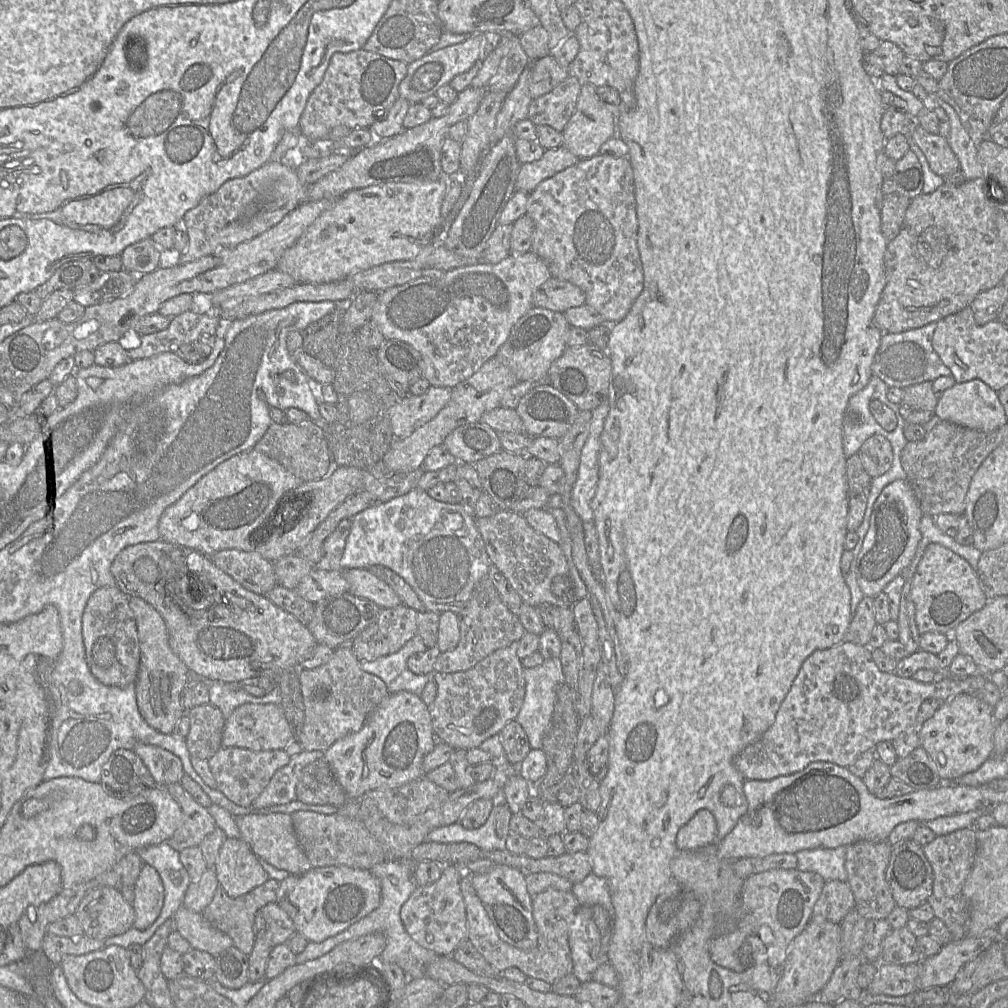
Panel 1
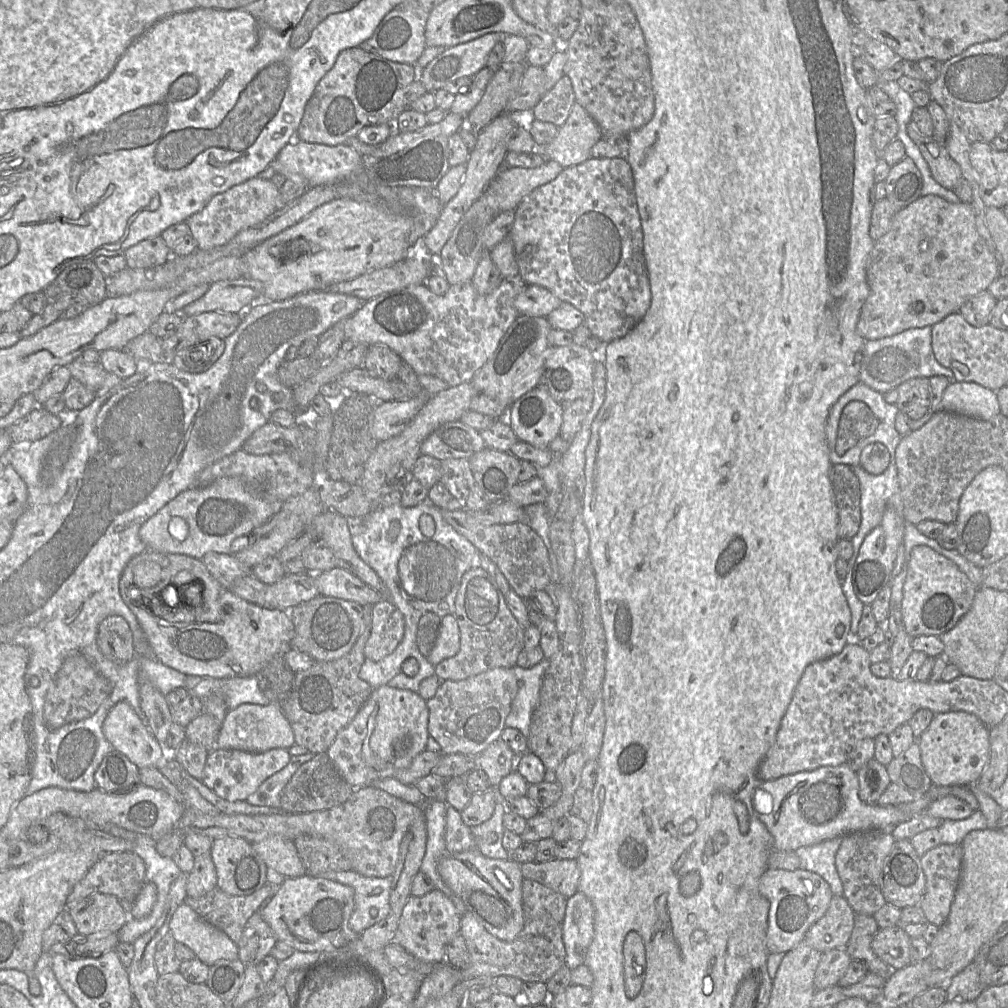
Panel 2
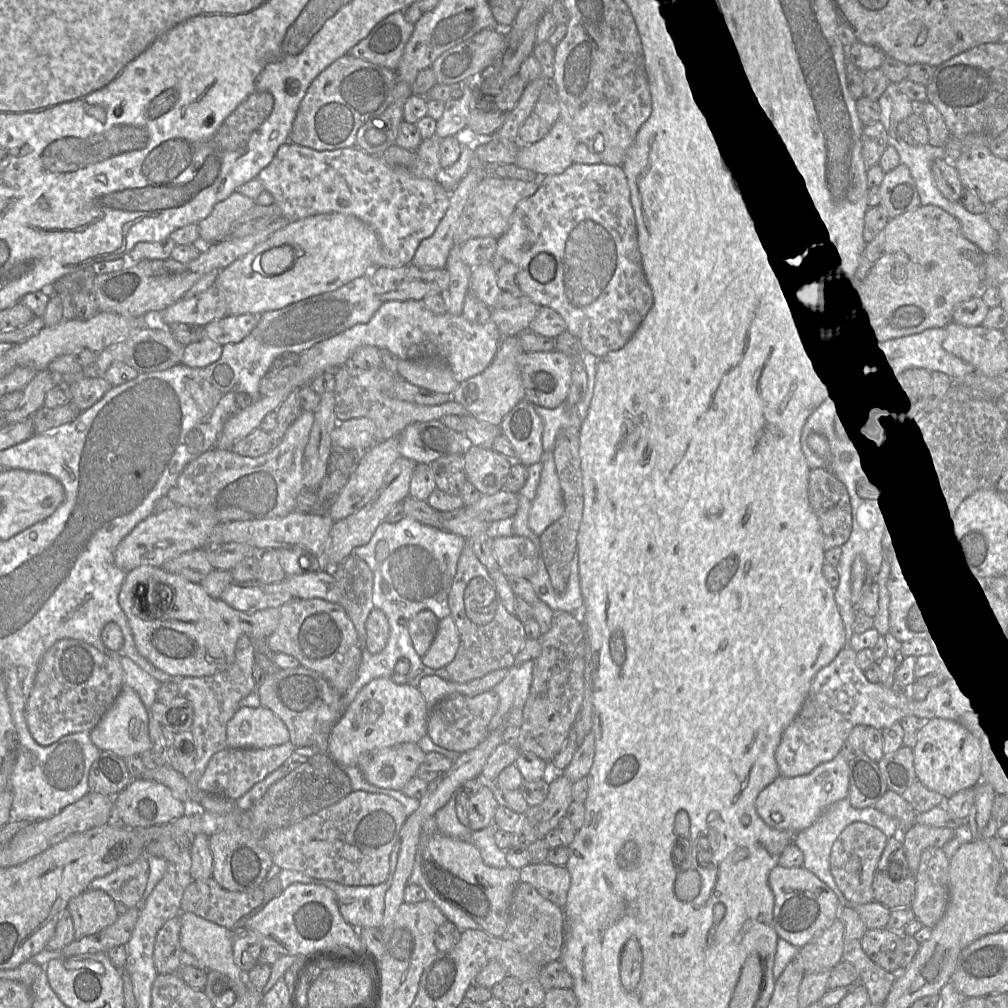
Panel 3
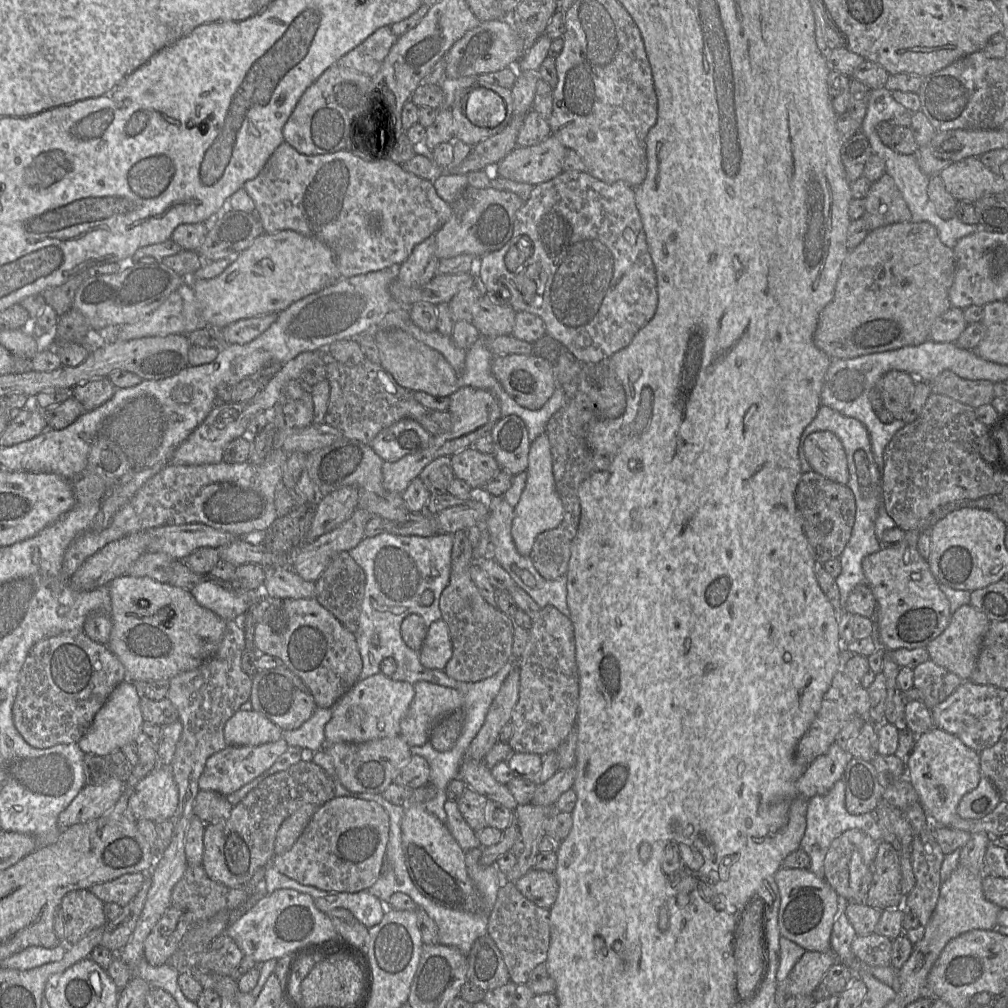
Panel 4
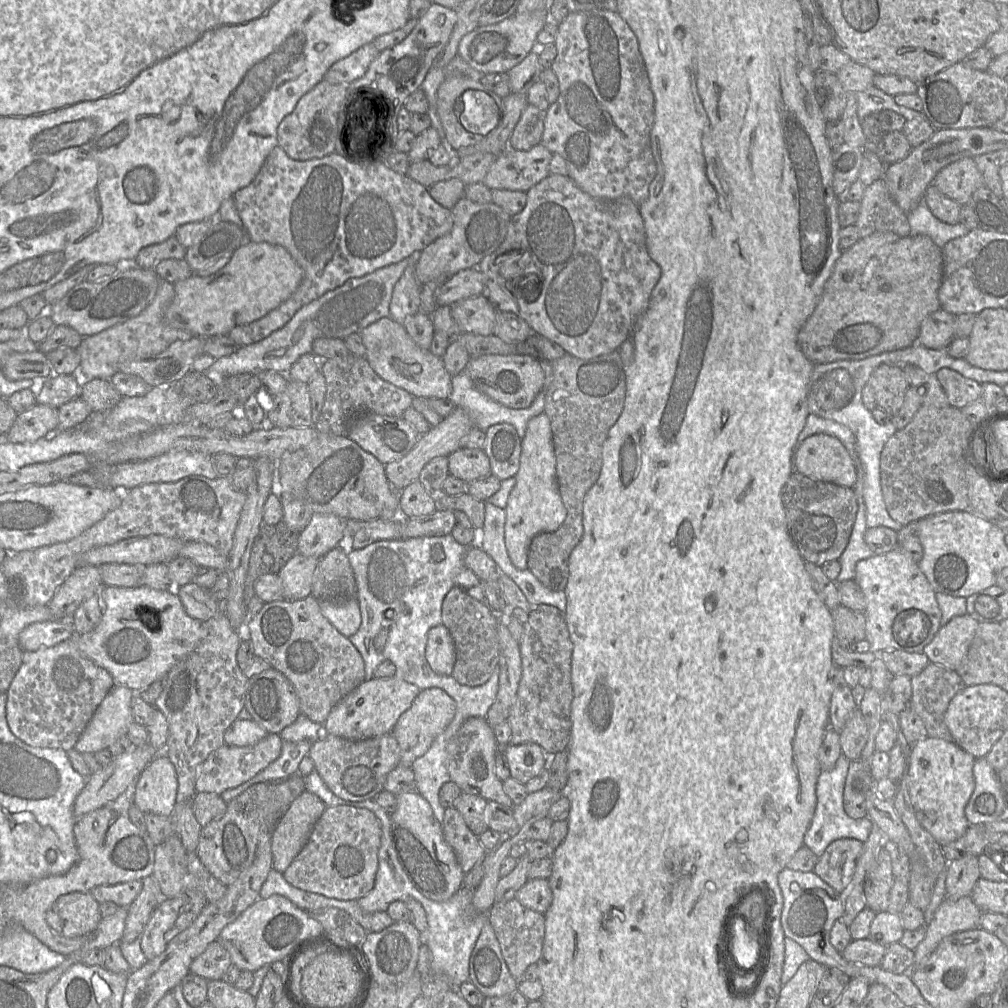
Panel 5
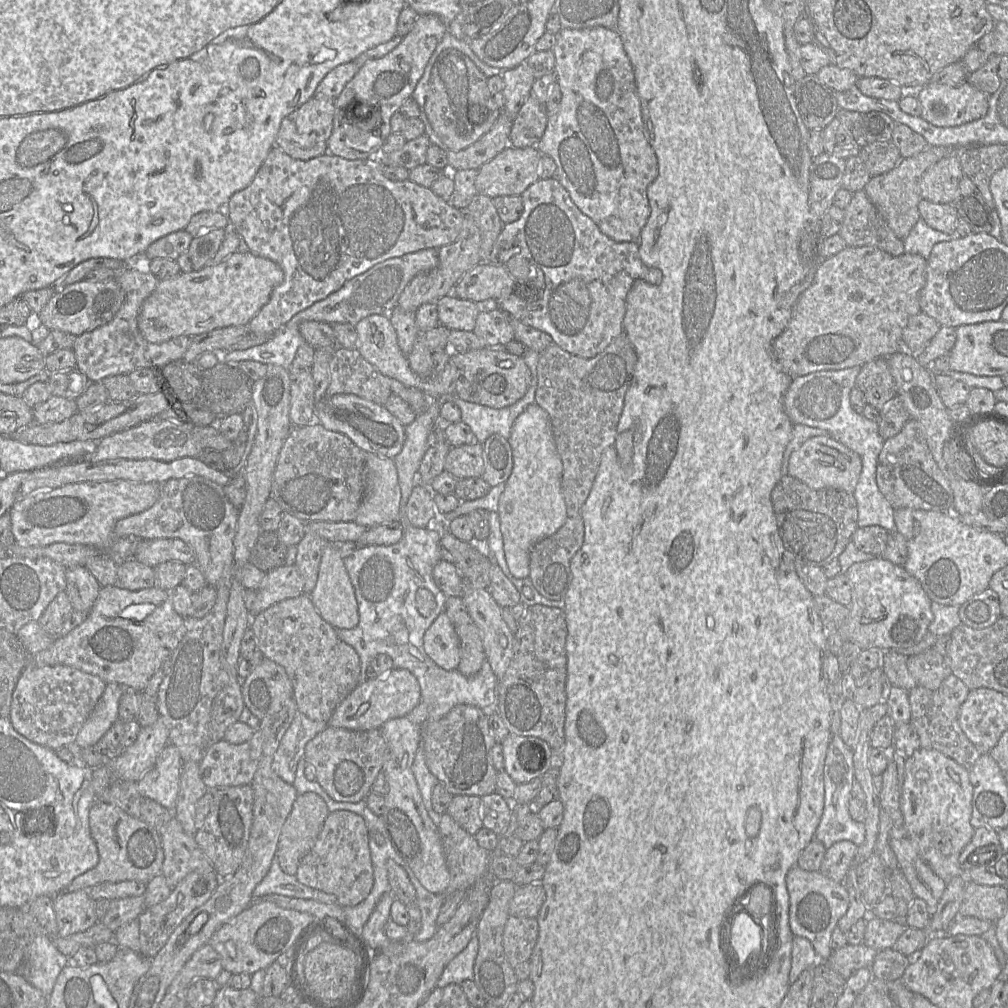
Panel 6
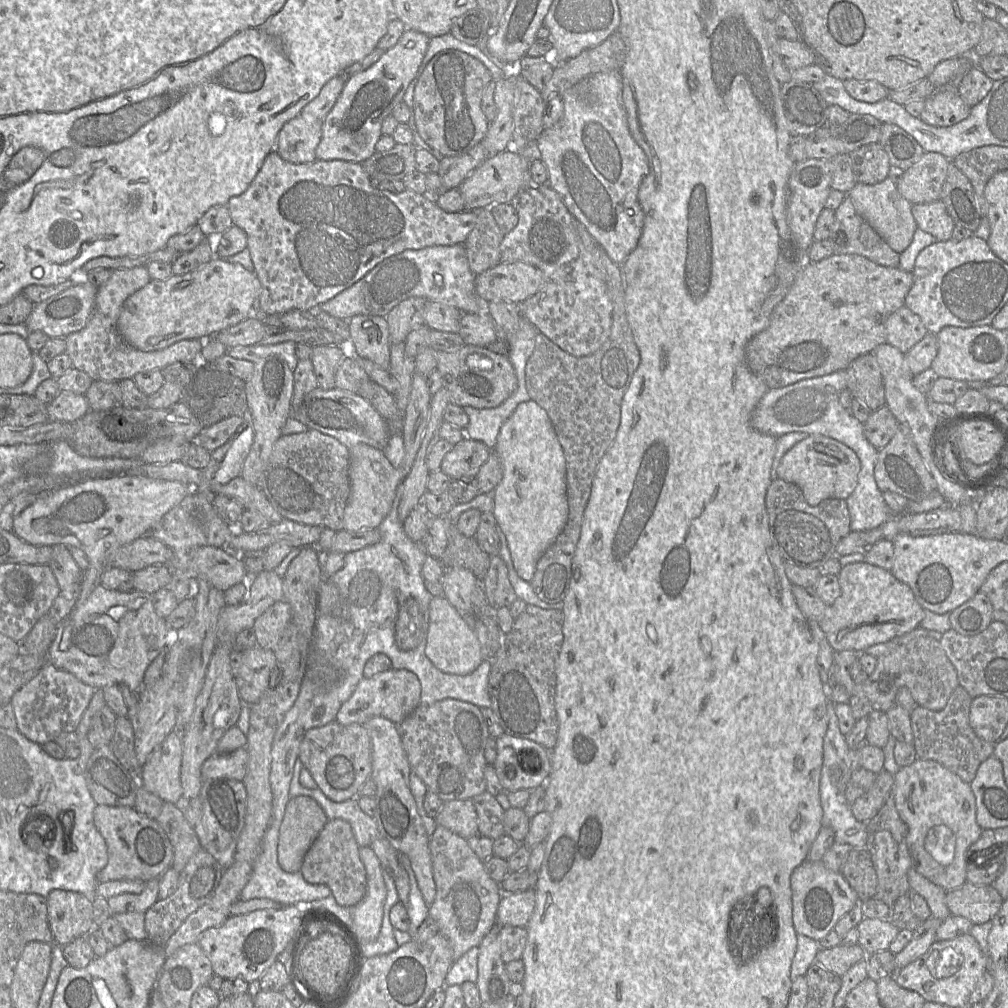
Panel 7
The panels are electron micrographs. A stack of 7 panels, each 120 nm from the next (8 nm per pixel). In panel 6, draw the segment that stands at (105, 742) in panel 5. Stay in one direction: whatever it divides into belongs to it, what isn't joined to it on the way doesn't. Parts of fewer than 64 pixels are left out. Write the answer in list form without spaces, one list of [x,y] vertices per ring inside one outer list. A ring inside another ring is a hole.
[[[108,683],[95,708],[76,737],[81,747],[95,746],[108,729],[119,719],[119,701],[125,688],[117,683]]]

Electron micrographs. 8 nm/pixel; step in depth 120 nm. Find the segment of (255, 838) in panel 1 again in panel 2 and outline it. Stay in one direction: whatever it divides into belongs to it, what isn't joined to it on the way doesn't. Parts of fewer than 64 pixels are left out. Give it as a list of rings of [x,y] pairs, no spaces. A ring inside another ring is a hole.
[[[270,836],[251,844],[267,867],[273,868],[285,877],[298,877],[306,874],[307,871],[293,840]]]

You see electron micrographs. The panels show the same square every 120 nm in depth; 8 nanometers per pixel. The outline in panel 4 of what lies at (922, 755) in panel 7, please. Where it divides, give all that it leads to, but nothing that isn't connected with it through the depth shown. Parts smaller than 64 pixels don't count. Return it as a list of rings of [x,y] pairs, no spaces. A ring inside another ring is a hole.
[[[931,659],[916,666],[913,672],[913,686],[919,690],[920,700],[929,710],[945,701],[963,682],[956,674]]]

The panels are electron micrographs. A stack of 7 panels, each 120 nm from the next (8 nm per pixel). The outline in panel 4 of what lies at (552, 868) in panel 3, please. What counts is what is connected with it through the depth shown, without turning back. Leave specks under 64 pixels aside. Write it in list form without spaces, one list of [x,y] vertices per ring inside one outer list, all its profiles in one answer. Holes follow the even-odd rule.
[[[529,870],[515,882],[520,893],[541,908],[550,910],[558,894],[558,882],[554,872]]]

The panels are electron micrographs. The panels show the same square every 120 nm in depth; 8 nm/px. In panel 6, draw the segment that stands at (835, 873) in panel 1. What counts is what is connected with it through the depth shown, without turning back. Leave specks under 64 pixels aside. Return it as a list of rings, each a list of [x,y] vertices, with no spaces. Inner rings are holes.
[[[840,734],[831,735],[824,763],[824,807],[814,839],[820,841],[826,849],[834,843],[848,840],[858,847],[865,840],[864,822],[854,821],[849,814],[849,800],[852,797],[851,789],[855,781],[853,749],[850,749],[842,740]]]

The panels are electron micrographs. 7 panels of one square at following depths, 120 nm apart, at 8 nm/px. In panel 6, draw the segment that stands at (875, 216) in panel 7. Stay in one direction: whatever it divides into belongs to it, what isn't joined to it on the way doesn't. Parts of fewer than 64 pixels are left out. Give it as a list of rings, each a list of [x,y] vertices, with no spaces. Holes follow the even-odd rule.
[[[927,145],[918,154],[902,158],[893,169],[871,177],[866,183],[863,190],[867,197],[899,239],[904,240],[920,218],[918,210],[918,204],[921,199],[919,180],[922,174],[938,160],[959,151],[946,146]]]

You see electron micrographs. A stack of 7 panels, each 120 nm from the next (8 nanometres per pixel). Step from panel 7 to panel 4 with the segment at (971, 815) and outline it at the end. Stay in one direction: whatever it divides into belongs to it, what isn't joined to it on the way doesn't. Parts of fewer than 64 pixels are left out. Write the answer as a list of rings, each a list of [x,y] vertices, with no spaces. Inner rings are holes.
[[[935,726],[916,737],[906,765],[906,777],[918,793],[919,803],[934,826],[949,827],[957,817],[960,817],[957,814],[957,807],[961,798],[978,786],[981,776],[980,753],[967,747],[954,735]]]

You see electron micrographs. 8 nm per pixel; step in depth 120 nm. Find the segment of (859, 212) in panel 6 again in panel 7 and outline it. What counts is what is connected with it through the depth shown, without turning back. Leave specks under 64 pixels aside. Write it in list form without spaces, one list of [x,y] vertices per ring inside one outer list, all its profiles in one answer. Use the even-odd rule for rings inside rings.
[[[849,197],[835,210],[835,220],[828,237],[834,254],[857,254],[885,267],[898,267],[900,254],[895,252],[877,232],[855,211]]]

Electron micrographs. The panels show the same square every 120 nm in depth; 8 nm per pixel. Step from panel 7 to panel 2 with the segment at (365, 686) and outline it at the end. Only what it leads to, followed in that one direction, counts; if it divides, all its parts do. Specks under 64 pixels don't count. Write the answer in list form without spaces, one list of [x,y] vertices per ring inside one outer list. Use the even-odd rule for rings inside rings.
[[[383,685],[373,690],[354,719],[336,736],[327,755],[344,780],[354,789],[371,786],[382,778],[393,777],[396,771],[407,768],[414,758],[426,750],[429,738],[429,710],[418,692]]]

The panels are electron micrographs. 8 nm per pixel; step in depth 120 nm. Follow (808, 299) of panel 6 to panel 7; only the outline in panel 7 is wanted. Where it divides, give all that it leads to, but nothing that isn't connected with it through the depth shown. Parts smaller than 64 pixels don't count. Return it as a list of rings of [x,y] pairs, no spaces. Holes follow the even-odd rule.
[[[832,254],[817,262],[807,262],[794,278],[784,298],[774,307],[767,327],[747,342],[747,365],[765,382],[768,389],[846,370],[857,357],[873,352],[878,345],[886,343],[886,320],[897,309],[905,306],[905,298],[912,284],[912,272],[899,267],[881,266],[857,254]]]

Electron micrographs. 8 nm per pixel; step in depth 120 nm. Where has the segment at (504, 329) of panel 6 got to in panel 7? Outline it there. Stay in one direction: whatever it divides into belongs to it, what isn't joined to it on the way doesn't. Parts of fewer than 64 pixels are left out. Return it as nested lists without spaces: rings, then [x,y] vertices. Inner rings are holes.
[[[463,313],[458,334],[466,345],[486,347],[497,339],[497,326],[490,315]]]

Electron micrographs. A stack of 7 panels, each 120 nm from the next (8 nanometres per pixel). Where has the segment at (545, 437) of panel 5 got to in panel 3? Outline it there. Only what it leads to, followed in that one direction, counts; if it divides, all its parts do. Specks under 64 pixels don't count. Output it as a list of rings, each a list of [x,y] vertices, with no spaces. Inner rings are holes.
[[[544,451],[540,461],[543,464],[540,482],[528,516],[529,528],[537,536],[541,535],[549,525],[561,518],[565,508],[553,452]]]

